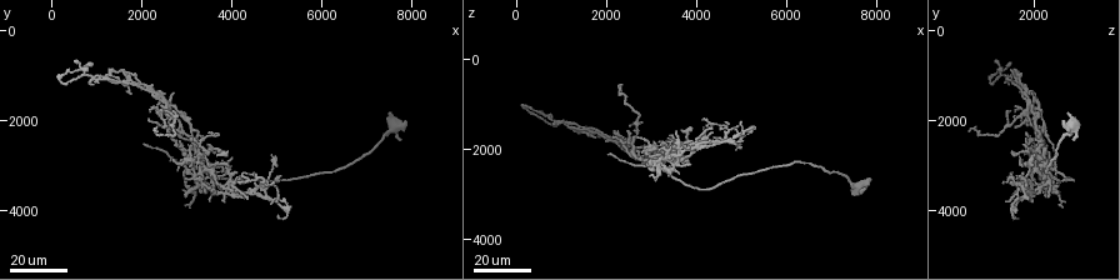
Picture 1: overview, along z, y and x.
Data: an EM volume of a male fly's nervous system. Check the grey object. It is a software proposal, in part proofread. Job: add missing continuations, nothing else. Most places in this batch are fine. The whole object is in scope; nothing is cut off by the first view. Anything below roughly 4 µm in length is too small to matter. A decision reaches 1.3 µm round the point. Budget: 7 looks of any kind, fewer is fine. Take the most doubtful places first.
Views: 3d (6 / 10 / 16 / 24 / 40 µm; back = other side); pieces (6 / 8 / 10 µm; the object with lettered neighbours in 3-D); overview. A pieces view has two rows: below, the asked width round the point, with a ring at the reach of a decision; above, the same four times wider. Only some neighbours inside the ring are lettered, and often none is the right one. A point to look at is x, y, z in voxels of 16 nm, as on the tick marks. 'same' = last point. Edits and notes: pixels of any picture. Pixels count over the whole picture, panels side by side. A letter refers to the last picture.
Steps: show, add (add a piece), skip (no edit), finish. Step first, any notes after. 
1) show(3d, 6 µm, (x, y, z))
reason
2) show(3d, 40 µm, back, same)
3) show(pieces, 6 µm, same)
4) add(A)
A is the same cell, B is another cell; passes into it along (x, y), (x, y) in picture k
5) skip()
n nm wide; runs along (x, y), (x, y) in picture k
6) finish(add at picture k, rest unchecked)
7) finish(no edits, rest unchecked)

show(3d, 16 µm, (7700, 2450, 2900))
an open end

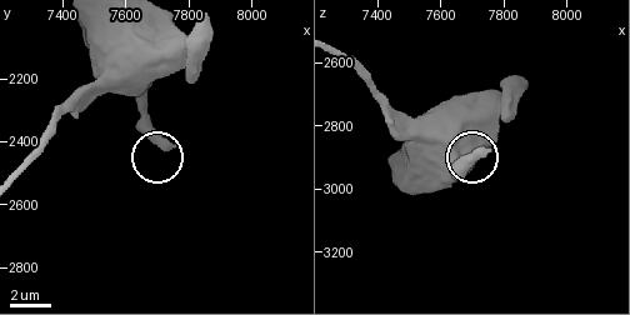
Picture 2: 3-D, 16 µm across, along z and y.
show(pieces, 10 µm, (7740, 2410, 2880))
see the neighbours

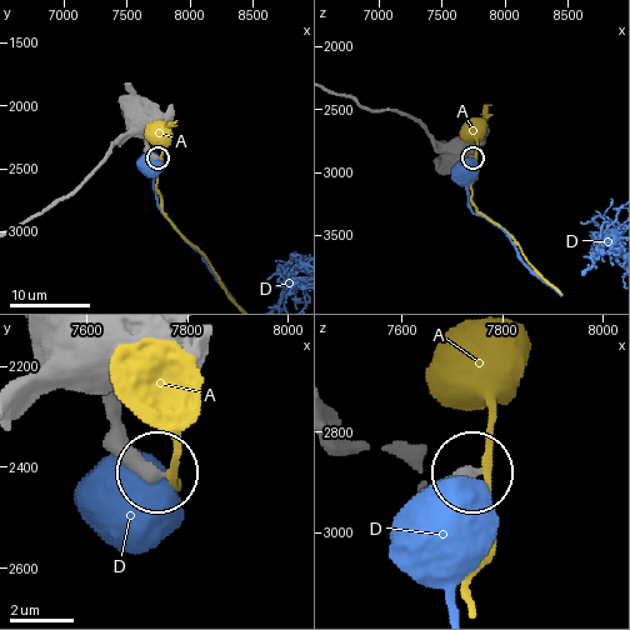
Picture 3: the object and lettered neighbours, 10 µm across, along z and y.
skip()
A and D are other cells; no lettered piece goes on from it

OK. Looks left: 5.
show(3d, 16 µm, (3900, 3700, 2350))
branch stops here

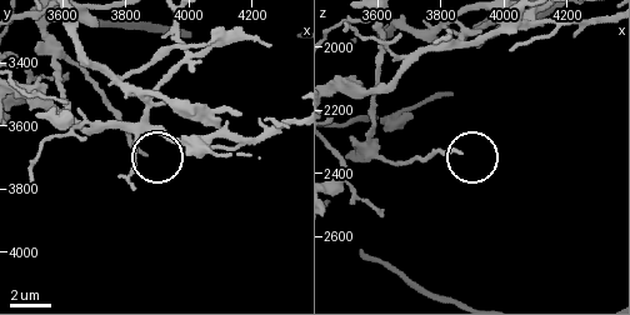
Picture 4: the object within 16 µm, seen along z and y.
show(pieces, 10 µm, (3850, 3690, 2340))

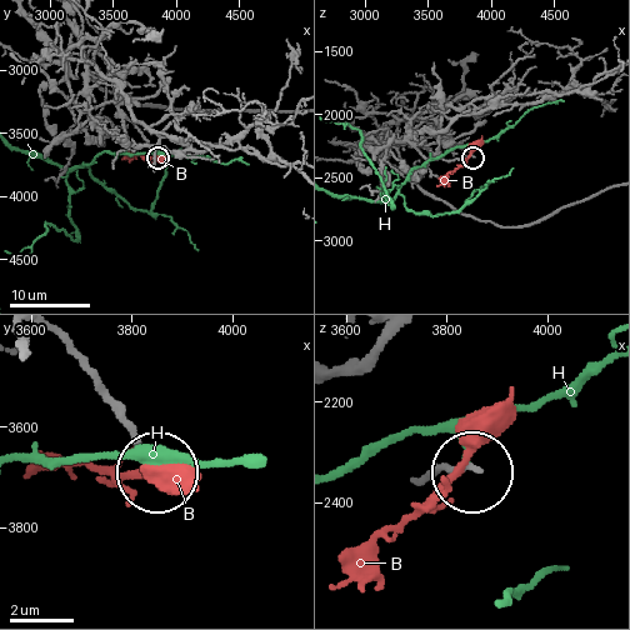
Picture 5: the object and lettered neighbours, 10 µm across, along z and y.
skip()
B and H are other cells; runs along (416, 478), (470, 469) in picture 5; no lettered piece goes on from it

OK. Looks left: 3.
show(3d, 16 µm, (3550, 3500, 1550))
branch stops here

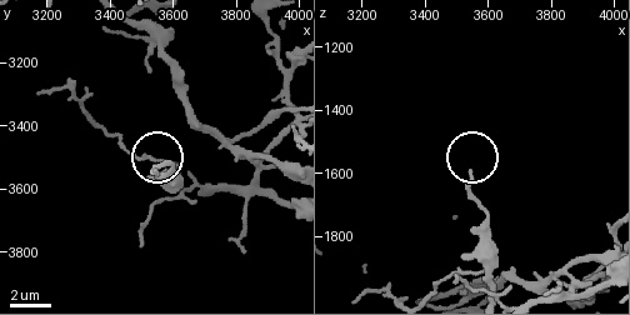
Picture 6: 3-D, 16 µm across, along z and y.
show(pieces, 10 µm, (3550, 3540, 1600))
what lies round it

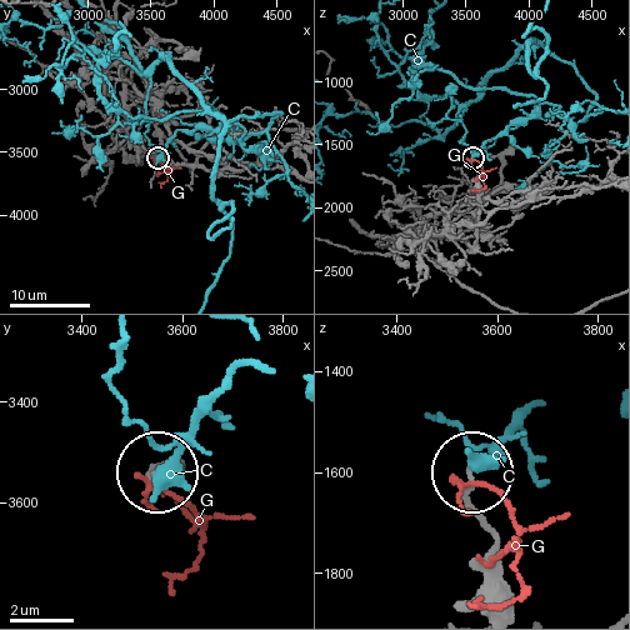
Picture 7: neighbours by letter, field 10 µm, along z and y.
skip()
C and G are other cells; no lettered piece goes on from it

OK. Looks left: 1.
finish(no edits, rest unchecked)

